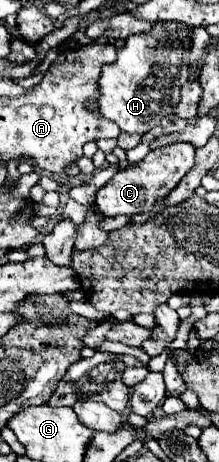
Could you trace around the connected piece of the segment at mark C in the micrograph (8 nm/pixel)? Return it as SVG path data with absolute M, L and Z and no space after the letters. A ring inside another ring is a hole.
M176 142L172 146L164 146L160 150L148 152L148 156L138 162L130 164L124 172L118 172L104 188L98 190L94 206L102 216L134 216L134 214L144 214L154 208L154 204L162 198L166 198L178 182L186 176L186 172L194 166L194 146Z

